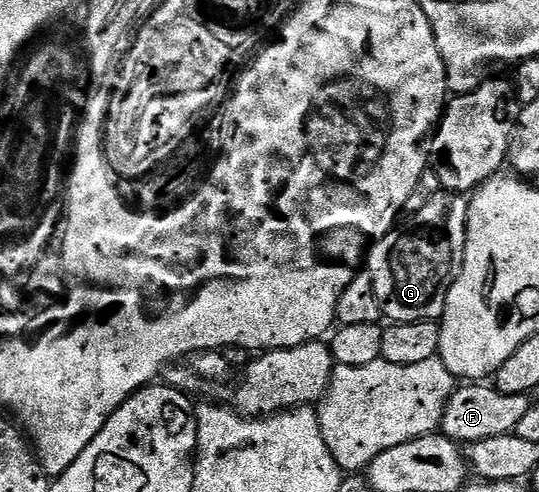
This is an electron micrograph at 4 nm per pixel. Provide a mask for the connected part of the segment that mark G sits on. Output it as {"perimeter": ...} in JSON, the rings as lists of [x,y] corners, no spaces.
{"perimeter":[[[439,193],[404,227],[394,228],[367,251],[366,272],[374,280],[374,296],[378,296],[389,323],[436,322],[443,318],[446,296],[450,296],[450,288],[462,272],[469,199],[463,194]]]}

